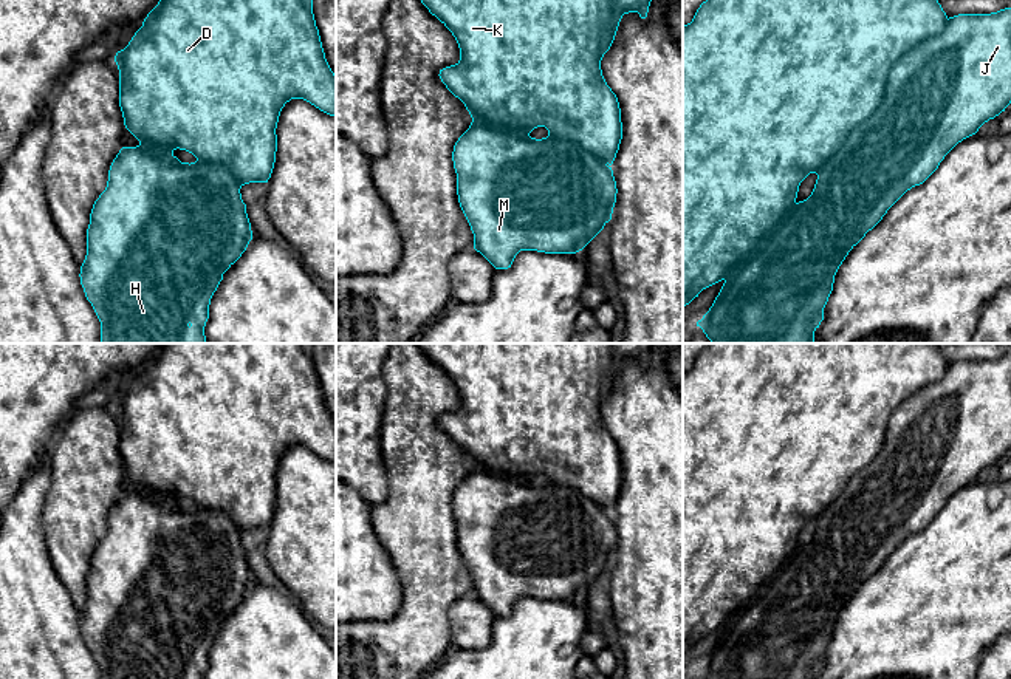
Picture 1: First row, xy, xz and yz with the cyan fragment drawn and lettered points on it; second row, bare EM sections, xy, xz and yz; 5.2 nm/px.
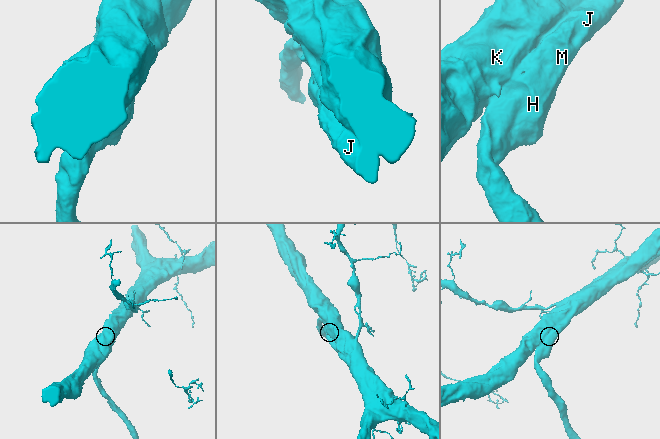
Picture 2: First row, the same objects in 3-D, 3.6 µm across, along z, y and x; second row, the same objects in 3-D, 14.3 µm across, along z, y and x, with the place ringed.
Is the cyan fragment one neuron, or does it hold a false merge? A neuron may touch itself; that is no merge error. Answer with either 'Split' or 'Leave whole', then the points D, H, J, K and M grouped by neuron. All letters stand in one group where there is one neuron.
Leave whole. Groups: D H J K M

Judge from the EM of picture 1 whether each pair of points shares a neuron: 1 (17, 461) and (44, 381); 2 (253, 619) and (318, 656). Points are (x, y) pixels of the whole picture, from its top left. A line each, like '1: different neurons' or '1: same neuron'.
1: same neuron
2: same neuron

